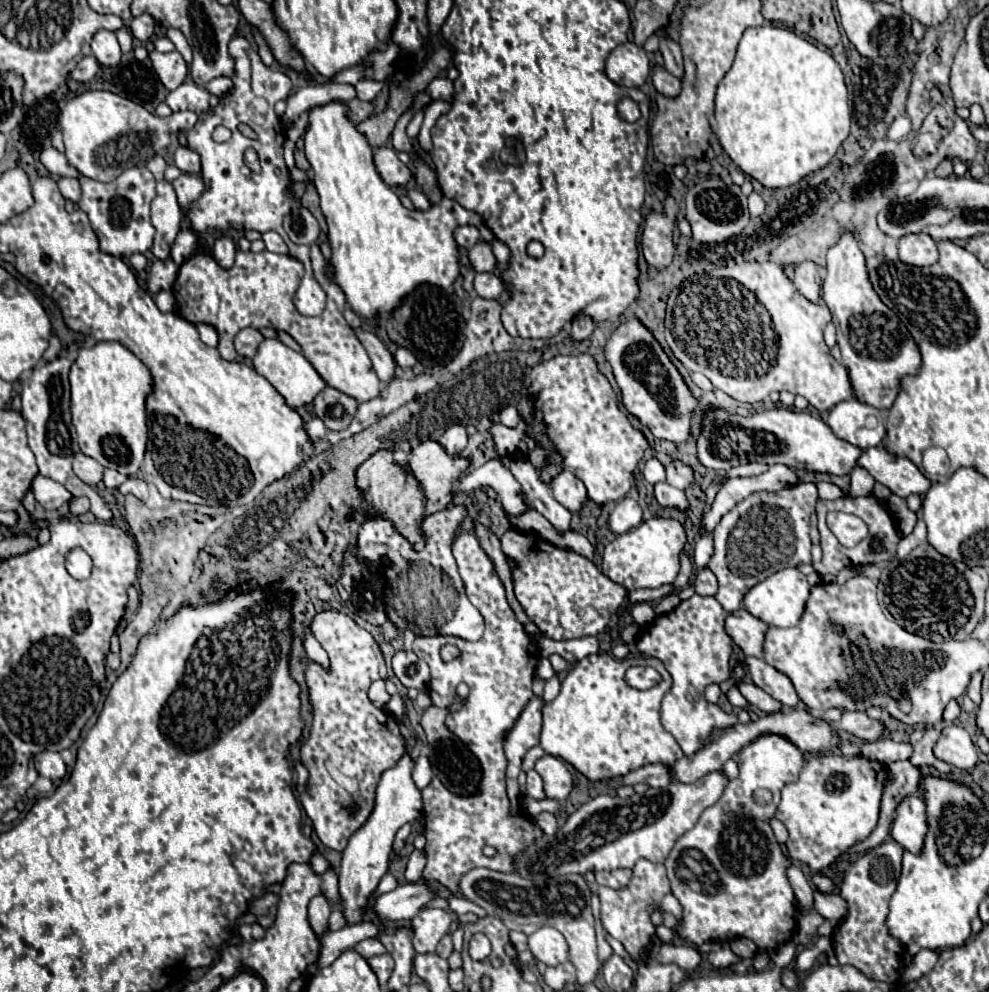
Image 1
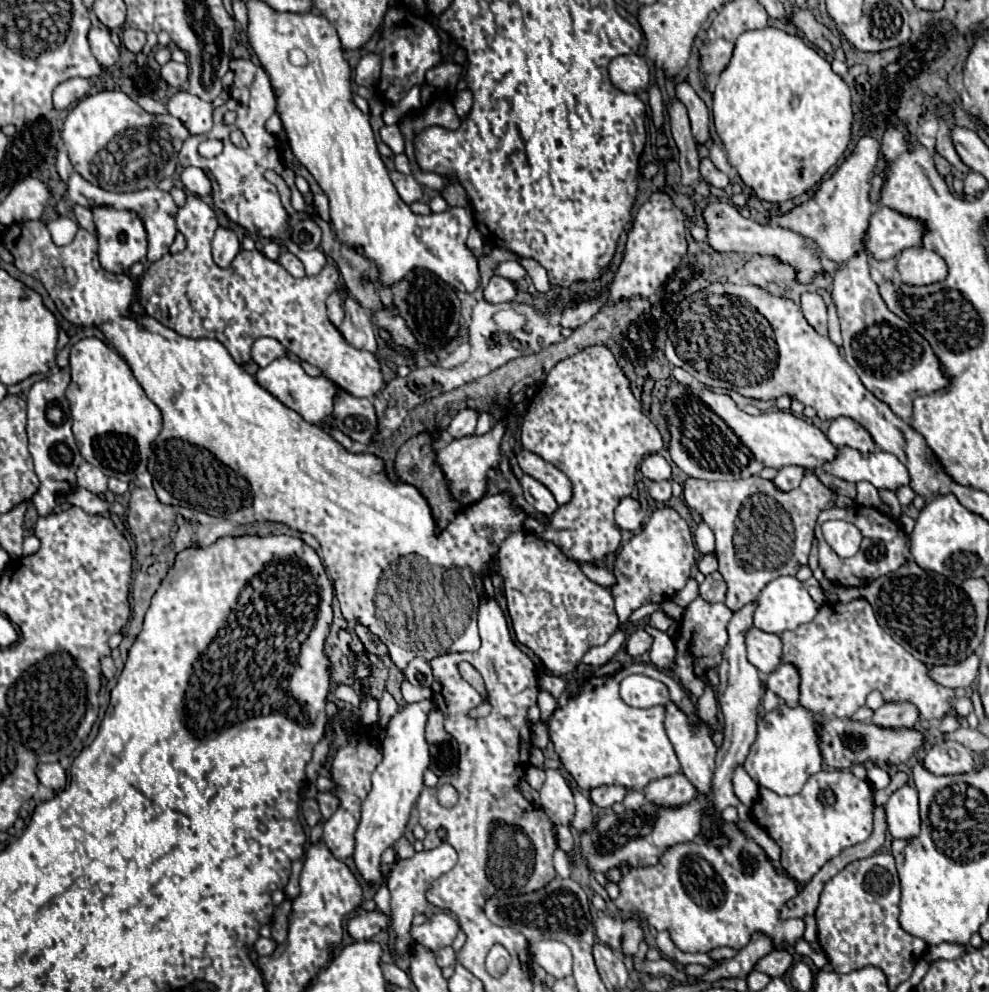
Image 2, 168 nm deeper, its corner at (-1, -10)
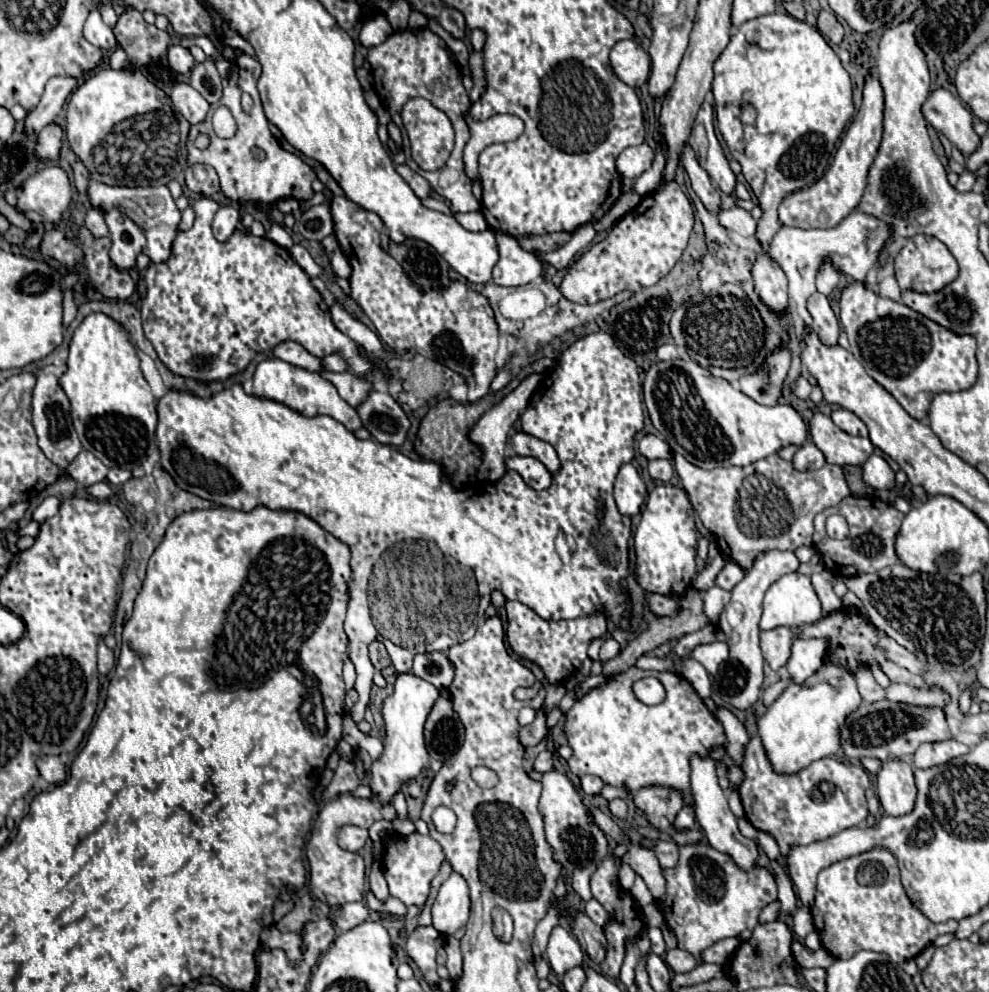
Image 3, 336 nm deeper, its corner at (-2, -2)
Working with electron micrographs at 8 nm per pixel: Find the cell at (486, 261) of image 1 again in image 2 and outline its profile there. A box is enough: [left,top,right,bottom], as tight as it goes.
[496,261,526,281]

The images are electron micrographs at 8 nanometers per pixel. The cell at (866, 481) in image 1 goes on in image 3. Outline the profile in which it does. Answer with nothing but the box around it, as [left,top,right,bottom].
[863,455,895,489]

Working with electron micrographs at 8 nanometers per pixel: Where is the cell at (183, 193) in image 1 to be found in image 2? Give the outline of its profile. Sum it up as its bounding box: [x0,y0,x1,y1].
[139,195,384,399]

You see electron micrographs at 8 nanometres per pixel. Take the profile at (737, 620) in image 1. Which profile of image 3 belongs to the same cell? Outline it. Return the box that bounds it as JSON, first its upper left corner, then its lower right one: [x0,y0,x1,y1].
[759,627,793,671]

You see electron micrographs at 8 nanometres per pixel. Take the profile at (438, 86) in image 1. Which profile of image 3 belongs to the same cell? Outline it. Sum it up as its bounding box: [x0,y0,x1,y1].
[465,113,523,179]

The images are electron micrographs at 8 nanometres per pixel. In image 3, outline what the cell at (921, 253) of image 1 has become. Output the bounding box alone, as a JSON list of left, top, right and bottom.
[895,235,959,293]

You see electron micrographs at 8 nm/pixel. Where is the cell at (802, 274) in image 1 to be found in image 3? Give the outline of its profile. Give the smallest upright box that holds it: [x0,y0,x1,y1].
[807,293,841,345]

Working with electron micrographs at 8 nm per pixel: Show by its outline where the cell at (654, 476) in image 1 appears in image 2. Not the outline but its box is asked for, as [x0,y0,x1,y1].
[640,453,672,481]

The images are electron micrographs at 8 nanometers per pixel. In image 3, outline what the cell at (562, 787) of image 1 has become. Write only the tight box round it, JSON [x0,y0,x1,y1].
[539,771,607,901]

